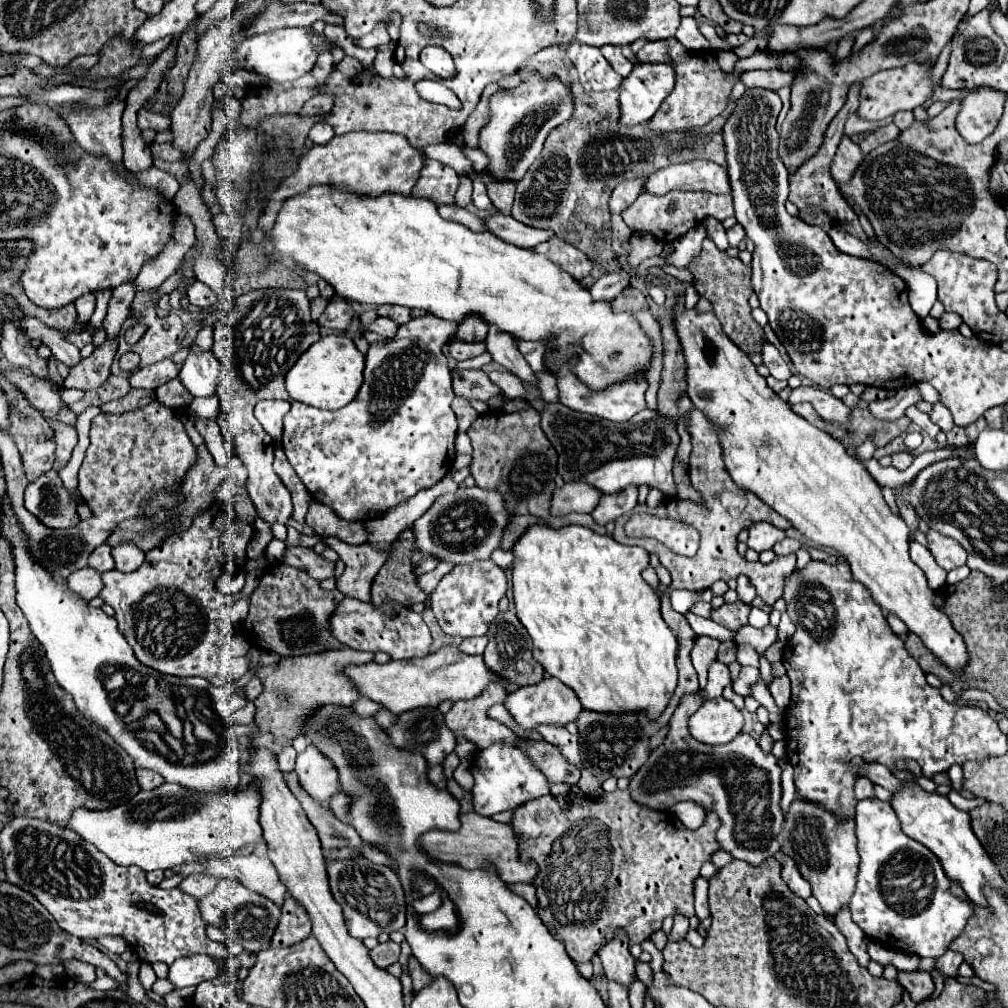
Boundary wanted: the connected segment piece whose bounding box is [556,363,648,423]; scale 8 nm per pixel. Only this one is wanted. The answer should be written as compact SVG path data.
M566 363L560 371L558 371L558 389L560 389L560 403L570 407L572 411L582 411L582 413L590 413L590 415L598 415L602 419L614 421L614 423L624 423L628 419L632 419L638 411L642 411L646 407L644 403L644 393L648 389L648 381L644 377L638 379L628 379L622 383L616 383L612 387L608 387L606 391L590 391L584 383L580 383L578 379L574 379L574 373L570 371L570 363Z

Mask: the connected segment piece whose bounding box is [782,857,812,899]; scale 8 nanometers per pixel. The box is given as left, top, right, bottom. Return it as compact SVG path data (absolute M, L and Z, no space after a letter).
M786 857L786 861L782 863L782 879L784 879L786 885L790 887L790 891L796 893L798 897L808 899L808 897L812 895L808 881L800 875L800 871L798 871L794 859L790 859L790 857Z

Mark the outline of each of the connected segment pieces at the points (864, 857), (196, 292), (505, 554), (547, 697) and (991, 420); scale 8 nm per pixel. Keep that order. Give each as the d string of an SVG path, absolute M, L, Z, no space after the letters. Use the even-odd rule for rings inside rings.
M862 799L856 807L860 871L850 901L852 921L870 937L900 951L938 959L962 933L972 915L964 897L954 897L938 857L900 831L894 809L880 799Z
M194 281L194 285L188 289L188 299L192 305L196 305L200 309L208 309L208 307L220 303L218 295L206 283L200 283L200 281Z
M496 549L492 553L492 561L502 567L502 569L512 569L512 563L514 563L514 553L512 551L502 551L502 549Z
M546 677L536 685L520 687L516 691L508 693L504 699L504 707L514 717L518 727L524 731L536 731L538 725L566 727L570 721L576 721L576 717L580 713L580 701L574 695L574 691L570 691L570 687L566 687L564 683L560 683L554 677Z
M992 407L982 417L978 417L974 423L970 423L966 427L966 433L968 433L970 441L974 441L980 431L984 431L984 429L1000 429L1002 423L1004 423L1004 407Z

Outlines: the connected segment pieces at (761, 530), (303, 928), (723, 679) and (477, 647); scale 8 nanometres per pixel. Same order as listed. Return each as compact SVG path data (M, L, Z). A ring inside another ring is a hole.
M754 523L750 529L750 537L748 537L748 547L754 549L756 553L762 553L762 551L768 551L772 549L780 539L786 537L786 533L770 523Z
M286 895L286 901L282 905L282 917L274 931L270 947L290 947L310 935L312 935L312 921L306 909L302 909L302 905L292 895Z
M714 661L708 669L708 685L706 685L706 695L710 695L710 699L720 697L722 689L730 683L730 671L728 666L720 661Z
M468 637L460 643L460 651L468 655L482 655L488 639L486 637Z

